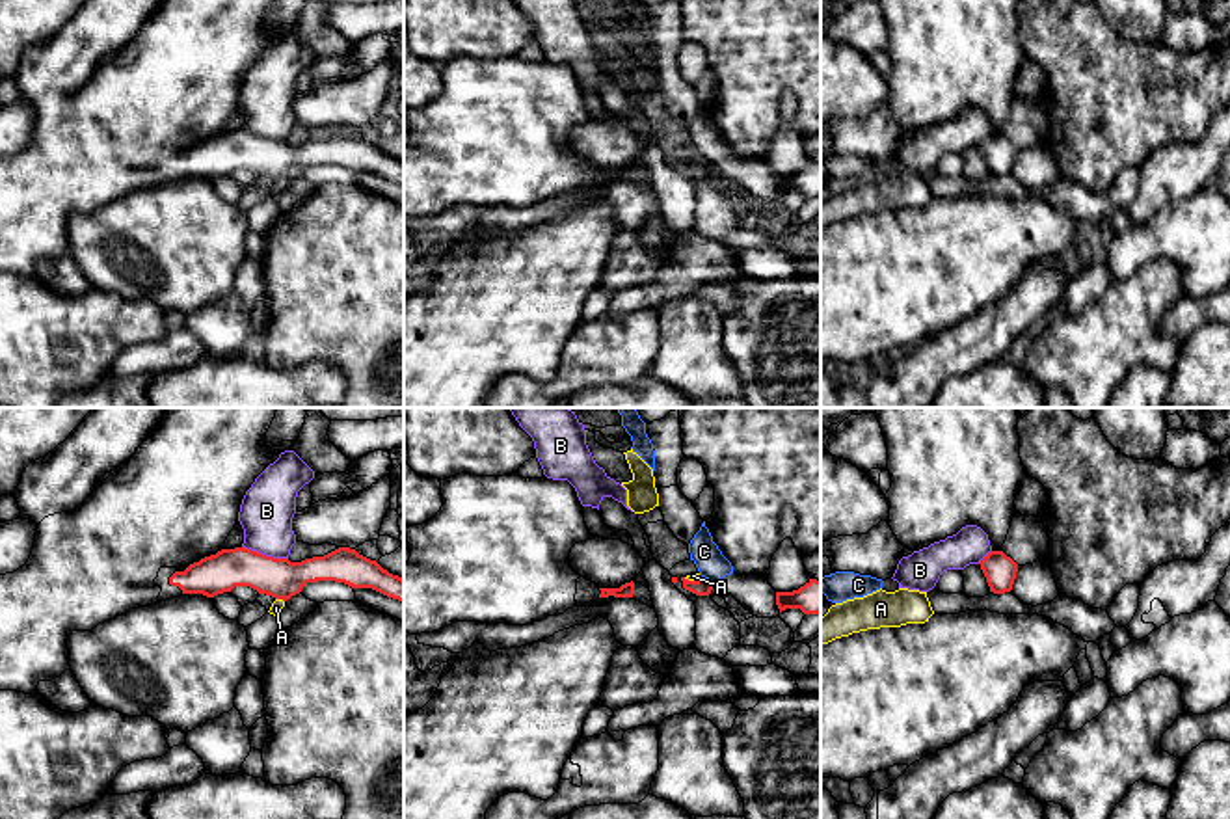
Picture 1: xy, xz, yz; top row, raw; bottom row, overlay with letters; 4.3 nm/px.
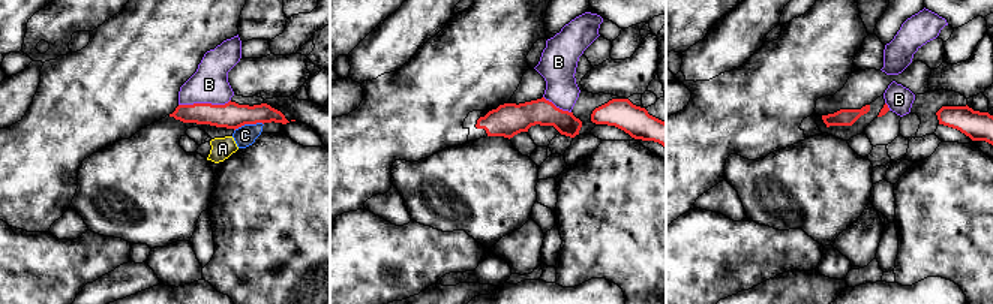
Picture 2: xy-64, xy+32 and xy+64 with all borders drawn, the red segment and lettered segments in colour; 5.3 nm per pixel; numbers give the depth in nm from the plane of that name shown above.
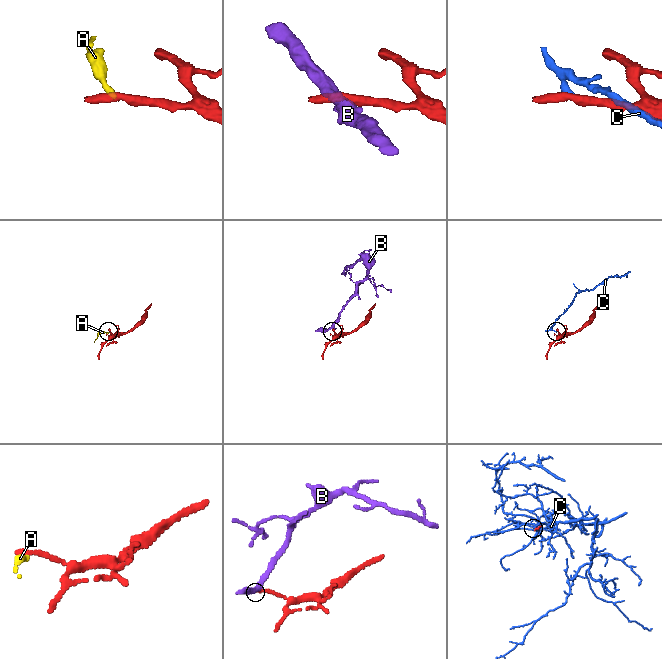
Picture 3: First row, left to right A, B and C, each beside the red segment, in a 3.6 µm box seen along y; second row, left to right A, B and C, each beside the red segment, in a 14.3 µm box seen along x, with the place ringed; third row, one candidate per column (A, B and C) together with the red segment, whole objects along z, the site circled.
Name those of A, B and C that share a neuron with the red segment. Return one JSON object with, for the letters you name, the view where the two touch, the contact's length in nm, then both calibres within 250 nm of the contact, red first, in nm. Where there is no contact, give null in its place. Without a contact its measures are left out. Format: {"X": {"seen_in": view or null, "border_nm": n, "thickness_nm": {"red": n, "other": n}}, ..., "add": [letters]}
{"add": []}

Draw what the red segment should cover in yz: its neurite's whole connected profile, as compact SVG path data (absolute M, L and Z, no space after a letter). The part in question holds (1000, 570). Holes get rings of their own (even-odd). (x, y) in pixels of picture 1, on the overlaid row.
M876 408L876 419L888 447L888 471L891 488L888 523L897 540L910 551L919 551L934 542L956 534L966 525L981 527L992 551L981 560L990 592L1012 590L1018 564L1001 551L1010 521L1016 514L1014 501L1025 469L1020 458L1018 411L1014 408Z

